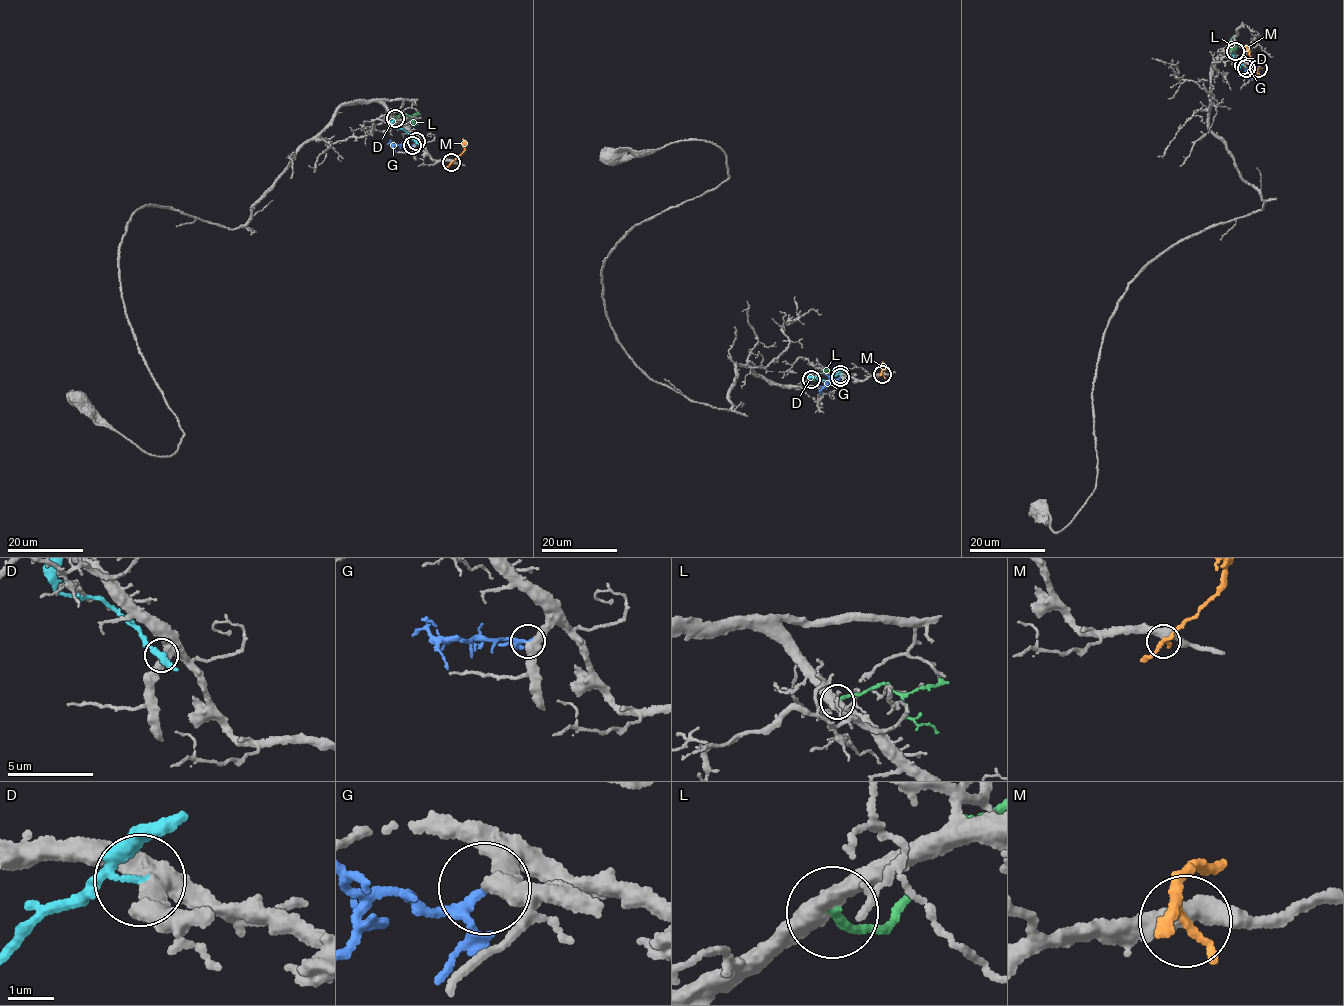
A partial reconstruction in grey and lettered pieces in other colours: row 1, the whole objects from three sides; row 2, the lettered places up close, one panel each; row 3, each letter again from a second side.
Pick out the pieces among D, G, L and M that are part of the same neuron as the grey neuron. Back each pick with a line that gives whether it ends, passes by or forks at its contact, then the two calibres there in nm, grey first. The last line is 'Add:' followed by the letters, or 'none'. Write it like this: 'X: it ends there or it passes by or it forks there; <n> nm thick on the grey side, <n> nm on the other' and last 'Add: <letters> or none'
G: it passes by; 400 nm thick on the grey side, 160 nm on the other
Add: G

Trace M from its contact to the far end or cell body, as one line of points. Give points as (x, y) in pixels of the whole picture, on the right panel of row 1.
M: (1258, 68), (1255, 69), (1245, 45)

